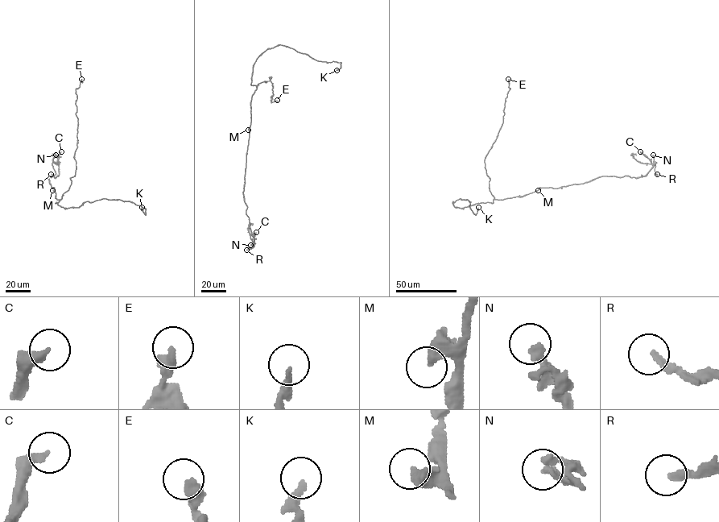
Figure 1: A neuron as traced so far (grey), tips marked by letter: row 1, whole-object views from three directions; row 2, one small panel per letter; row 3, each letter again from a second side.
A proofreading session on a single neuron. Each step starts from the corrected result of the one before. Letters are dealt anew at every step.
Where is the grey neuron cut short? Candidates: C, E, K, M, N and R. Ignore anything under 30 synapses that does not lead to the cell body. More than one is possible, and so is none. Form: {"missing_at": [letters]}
{"missing_at": ["C", "N", "R"]}

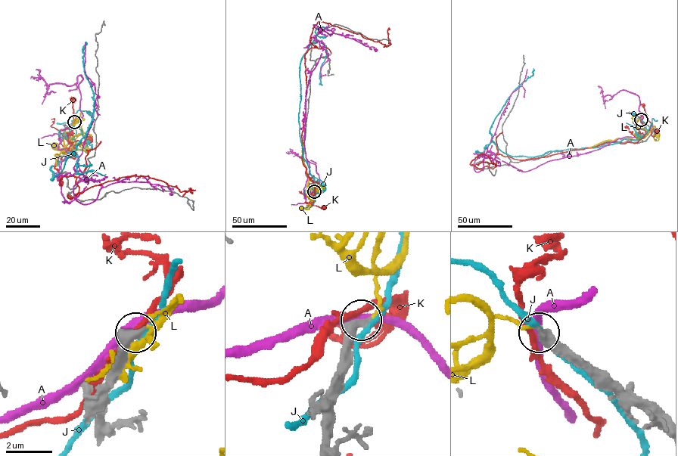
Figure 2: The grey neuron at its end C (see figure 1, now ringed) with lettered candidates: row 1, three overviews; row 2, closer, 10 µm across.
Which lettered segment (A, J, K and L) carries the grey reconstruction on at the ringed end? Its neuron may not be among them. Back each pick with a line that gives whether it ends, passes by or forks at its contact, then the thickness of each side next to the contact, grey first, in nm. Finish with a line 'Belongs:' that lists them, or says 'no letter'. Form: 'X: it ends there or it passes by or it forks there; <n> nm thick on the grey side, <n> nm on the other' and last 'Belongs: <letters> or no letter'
Belongs: no letter

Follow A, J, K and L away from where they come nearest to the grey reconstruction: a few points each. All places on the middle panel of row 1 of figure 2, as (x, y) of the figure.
A: (314, 191), (304, 197), (306, 91), (324, 46), (313, 25), (375, 48)
J: (314, 191), (310, 197), (313, 177), (299, 132), (299, 69), (309, 46), (320, 41), (327, 53), (321, 84)
K: (314, 191), (305, 195), (314, 187), (302, 156), (313, 27), (321, 21), (387, 45), (389, 29)
L: (314, 191), (318, 185), (319, 190), (307, 205), (310, 205), (309, 208), (301, 209)

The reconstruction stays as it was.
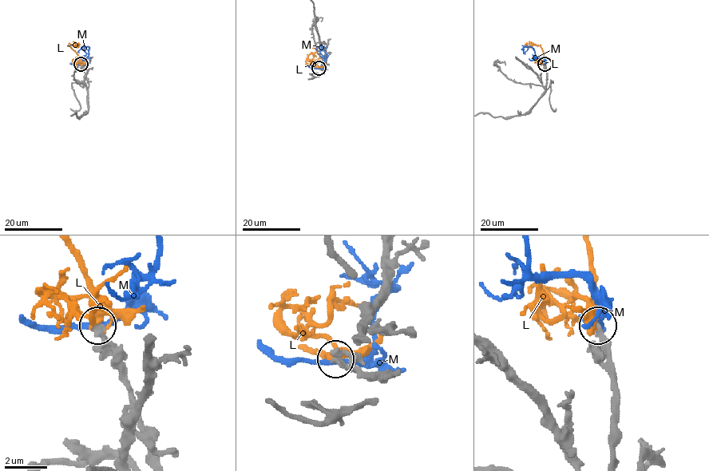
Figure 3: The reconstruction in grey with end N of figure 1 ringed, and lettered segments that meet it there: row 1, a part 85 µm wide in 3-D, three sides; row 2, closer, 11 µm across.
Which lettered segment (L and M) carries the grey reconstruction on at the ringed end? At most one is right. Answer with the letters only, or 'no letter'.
L

